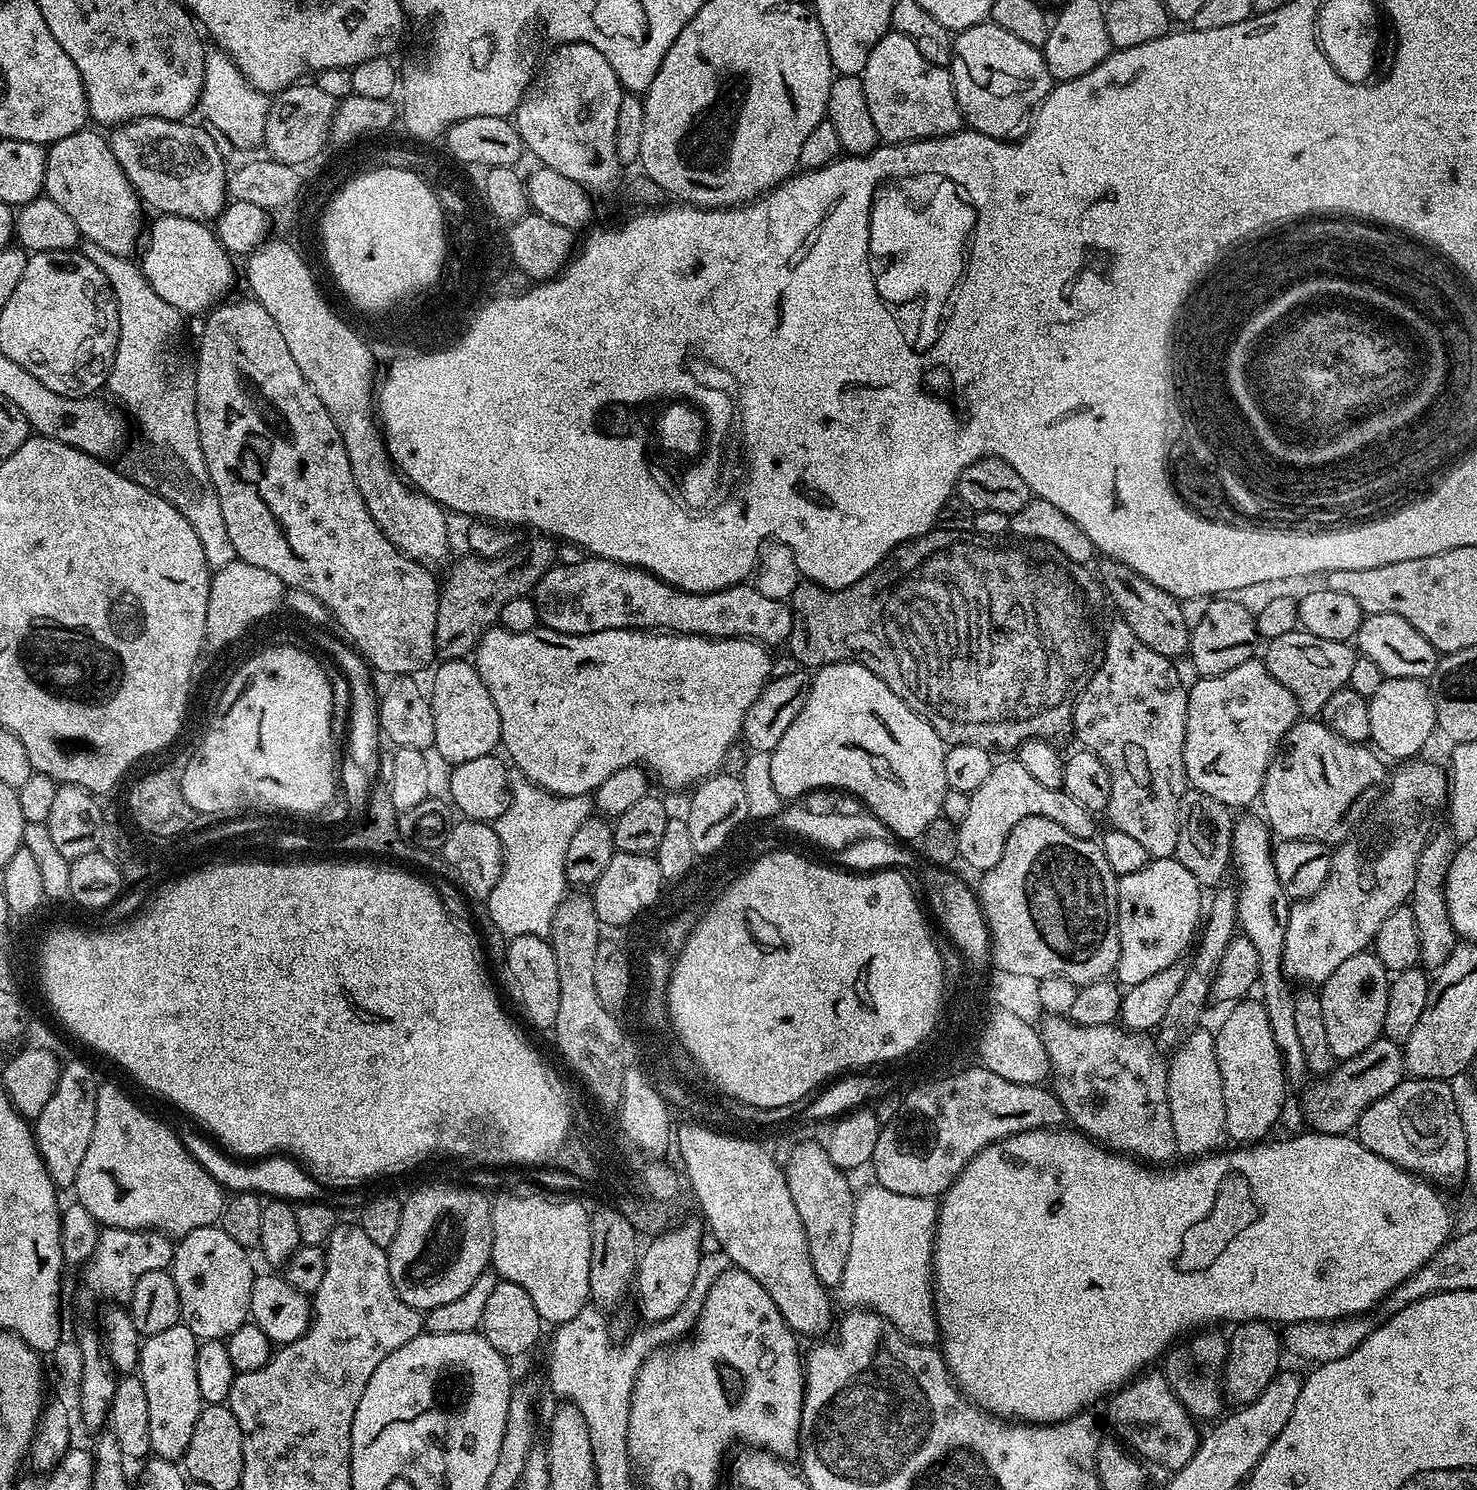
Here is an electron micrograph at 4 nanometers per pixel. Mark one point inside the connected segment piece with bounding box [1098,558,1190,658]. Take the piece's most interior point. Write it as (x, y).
(1154, 615)

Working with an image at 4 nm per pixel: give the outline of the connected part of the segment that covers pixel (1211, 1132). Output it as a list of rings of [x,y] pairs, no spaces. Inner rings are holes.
[[[1204,1026],[1192,1029],[1168,1060],[1168,1101],[1174,1122],[1176,1150],[1181,1157],[1199,1158],[1221,1147],[1226,1133],[1226,1098],[1222,1098],[1222,1074],[1218,1070],[1216,1038]]]

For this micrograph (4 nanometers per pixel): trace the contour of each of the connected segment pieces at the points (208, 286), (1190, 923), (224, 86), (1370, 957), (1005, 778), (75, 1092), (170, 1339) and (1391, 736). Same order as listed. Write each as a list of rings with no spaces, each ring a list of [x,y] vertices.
[[[163,214],[155,218],[152,229],[146,232],[144,253],[143,248],[139,253],[140,268],[148,279],[145,280],[147,287],[152,288],[162,302],[174,306],[182,314],[207,313],[227,297],[224,295],[236,280],[233,257],[220,245],[215,231],[207,223]]]
[[[1174,858],[1149,859],[1146,866],[1116,881],[1118,898],[1118,966],[1114,976],[1121,985],[1146,982],[1181,959],[1202,924],[1202,885]]]
[[[212,48],[205,53],[203,90],[198,106],[203,112],[203,119],[214,123],[233,147],[252,148],[263,143],[269,97],[253,88],[228,53],[220,49]]]
[[[1372,950],[1346,958],[1346,962],[1342,962],[1342,966],[1338,966],[1338,970],[1326,978],[1318,995],[1322,1002],[1322,1019],[1326,1025],[1330,1050],[1336,1055],[1337,1061],[1354,1058],[1374,1041],[1381,1039],[1386,1022],[1389,983],[1388,969]]]
[[[1008,758],[1005,764],[997,763],[990,778],[986,778],[986,782],[982,782],[982,786],[978,786],[978,790],[969,795],[966,818],[962,819],[956,829],[959,859],[965,860],[970,867],[977,868],[977,873],[987,872],[999,862],[1010,830],[1014,830],[1014,826],[1018,826],[1022,818],[1031,816],[1041,816],[1058,822],[1058,826],[1062,826],[1062,830],[1070,830],[1074,838],[1090,840],[1097,835],[1097,817],[1090,810],[1086,810],[1086,806],[1074,802],[1074,798],[1070,798],[1070,794],[1061,789],[1042,786],[1017,760]]]
[[[72,1060],[63,1065],[58,1078],[58,1086],[42,1109],[42,1114],[34,1121],[36,1148],[44,1159],[46,1170],[57,1189],[71,1189],[78,1178],[78,1166],[90,1146],[90,1134],[94,1134],[94,1110],[96,1109],[96,1089],[98,1079],[88,1064]]]
[[[181,1322],[170,1326],[170,1330],[162,1330],[162,1334],[147,1337],[140,1345],[138,1375],[142,1386],[146,1386],[146,1410],[150,1413],[150,1446],[152,1452],[161,1460],[183,1461],[190,1446],[190,1437],[194,1434],[194,1422],[198,1422],[202,1401],[194,1366],[197,1343],[196,1335]]]
[[[1386,678],[1382,682],[1382,686],[1378,686],[1378,691],[1373,696],[1368,697],[1368,709],[1370,710],[1371,743],[1374,745],[1375,751],[1389,761],[1392,759],[1396,760],[1395,762],[1407,762],[1419,757],[1423,753],[1420,751],[1427,746],[1432,732],[1437,731],[1436,707],[1432,701],[1432,689],[1422,680],[1415,680],[1414,678],[1394,678],[1390,680]]]

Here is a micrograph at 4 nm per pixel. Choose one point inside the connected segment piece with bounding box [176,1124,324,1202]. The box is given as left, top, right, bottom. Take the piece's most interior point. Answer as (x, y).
(280, 1177)

